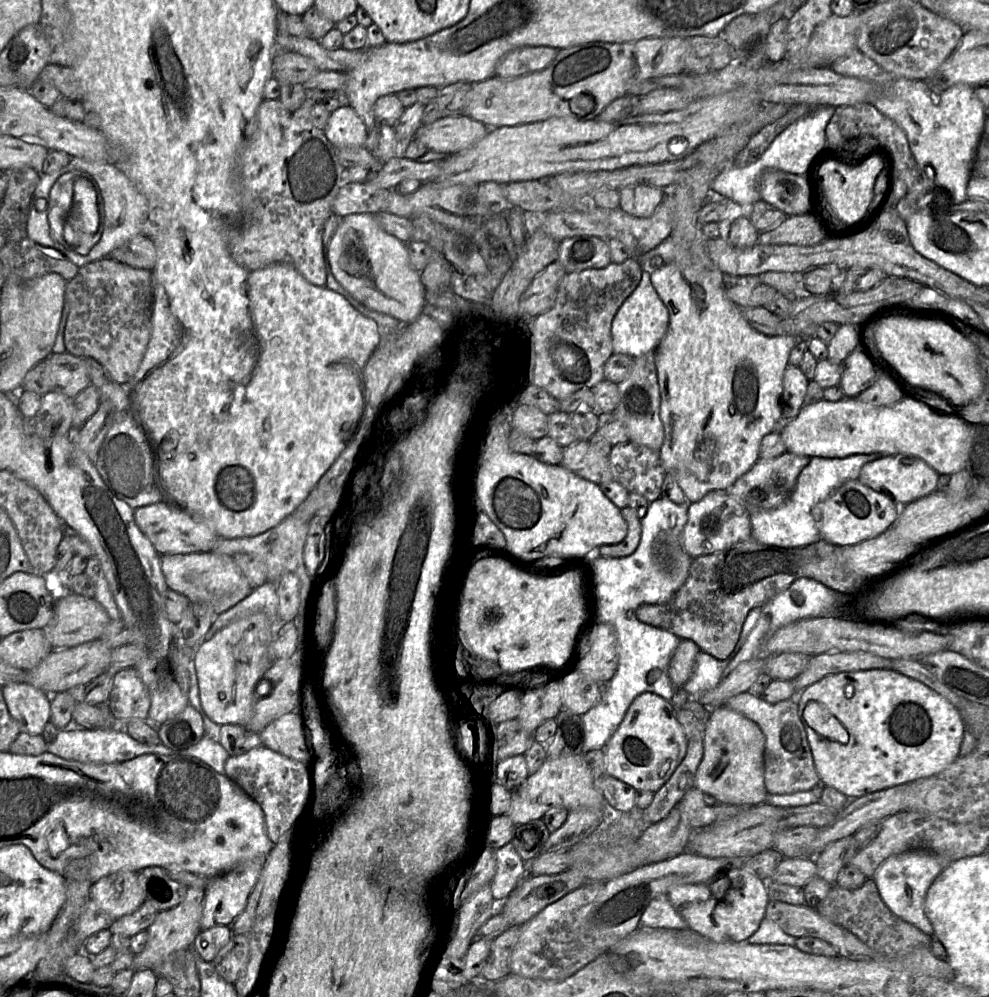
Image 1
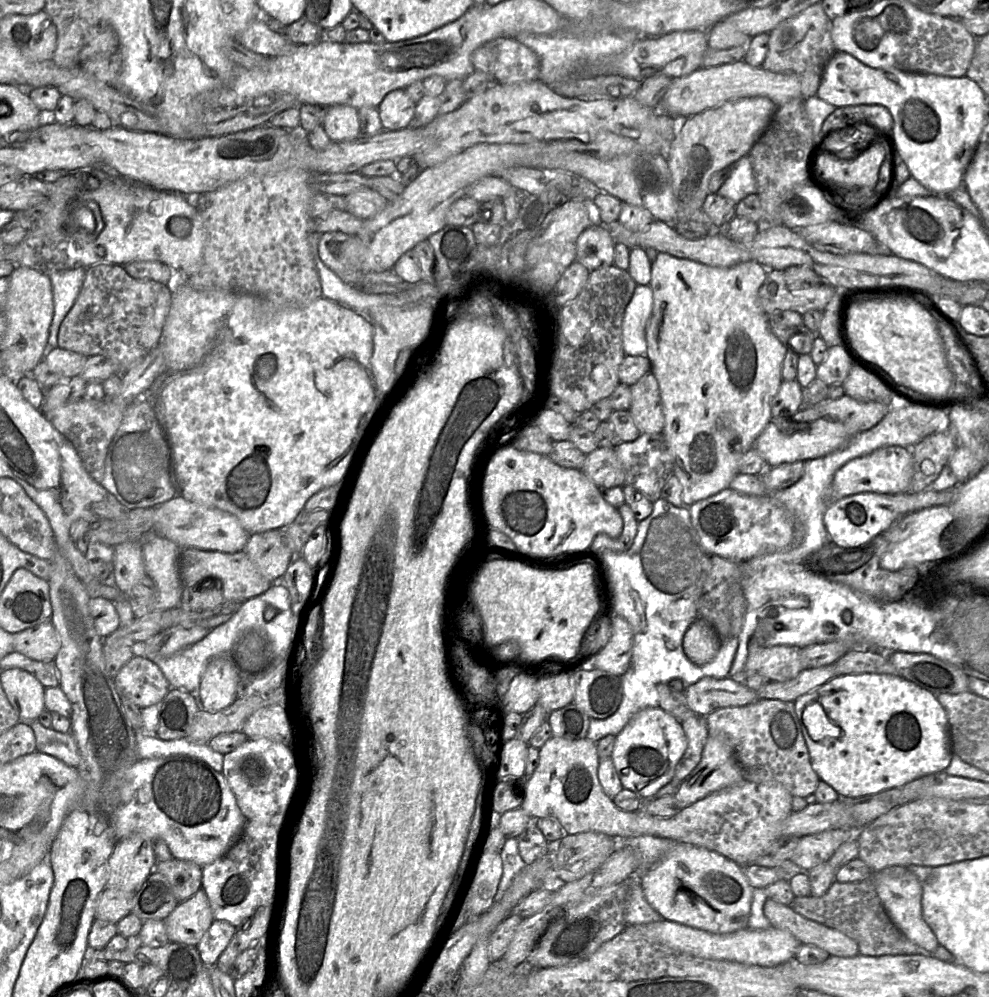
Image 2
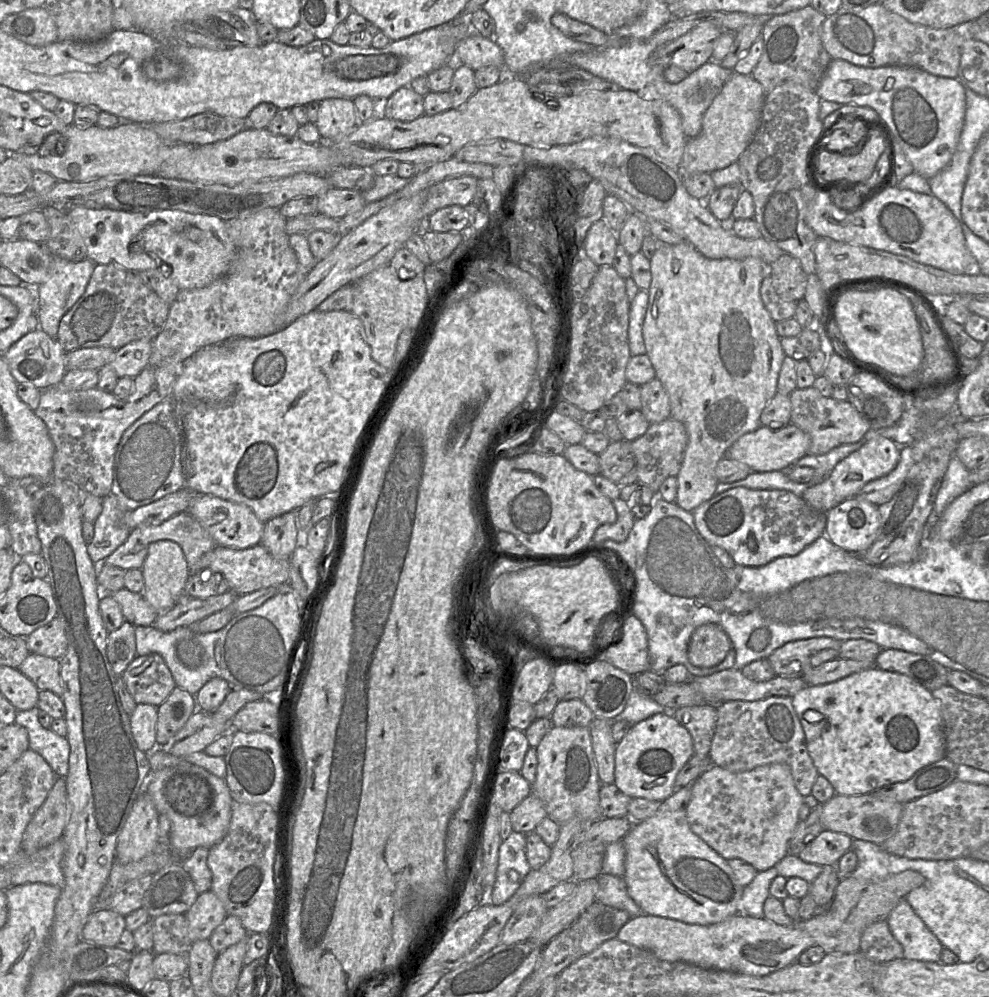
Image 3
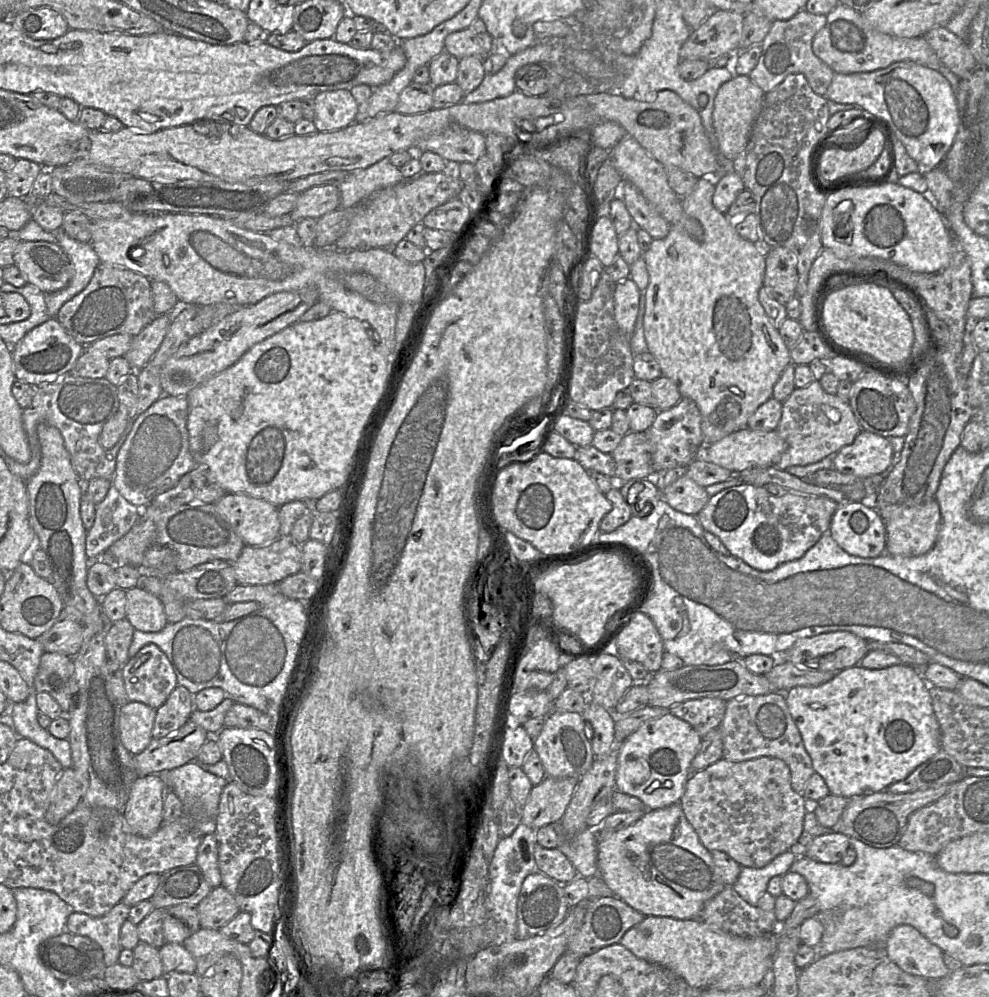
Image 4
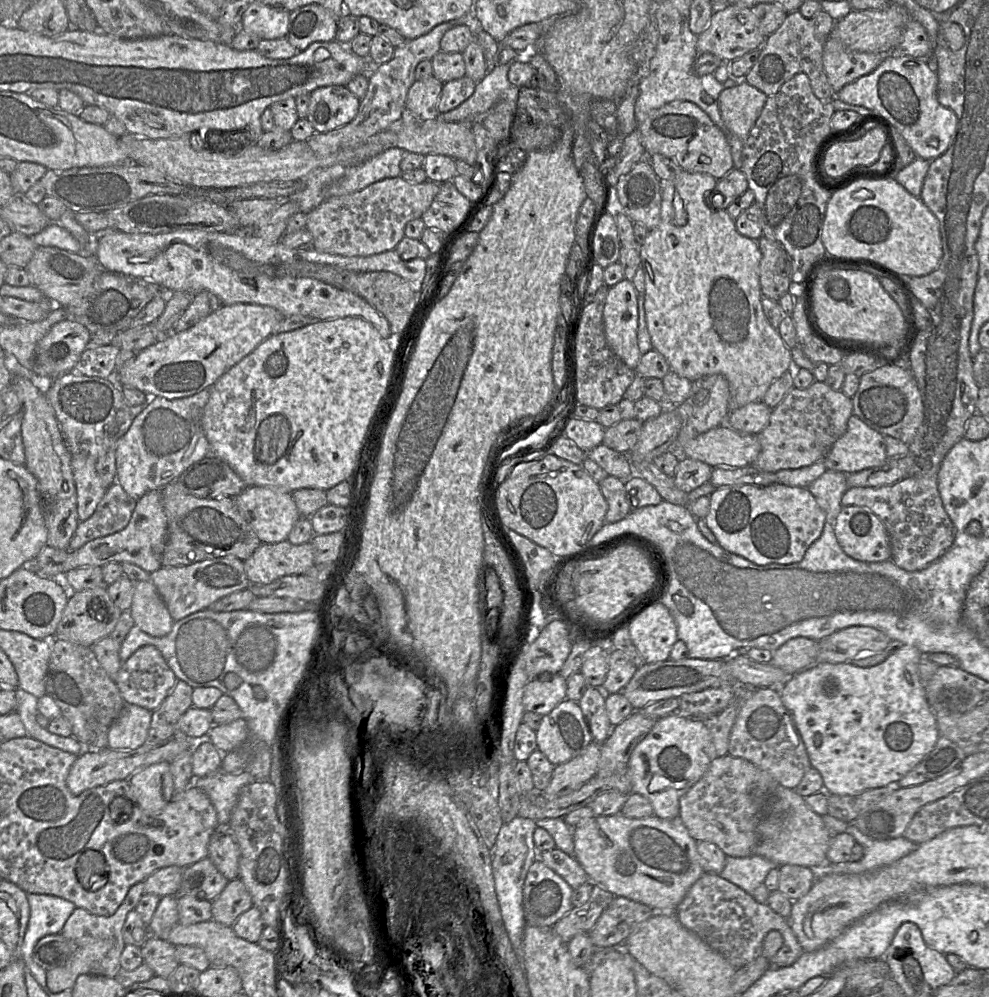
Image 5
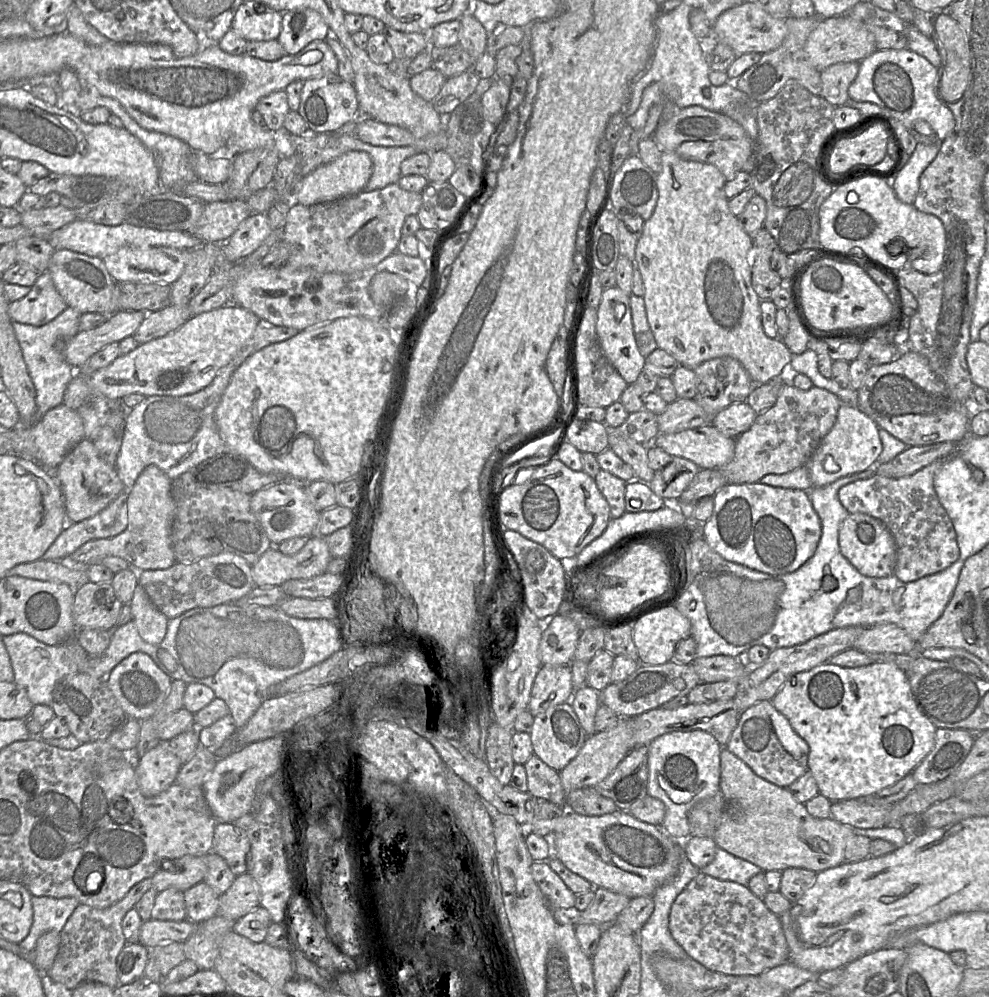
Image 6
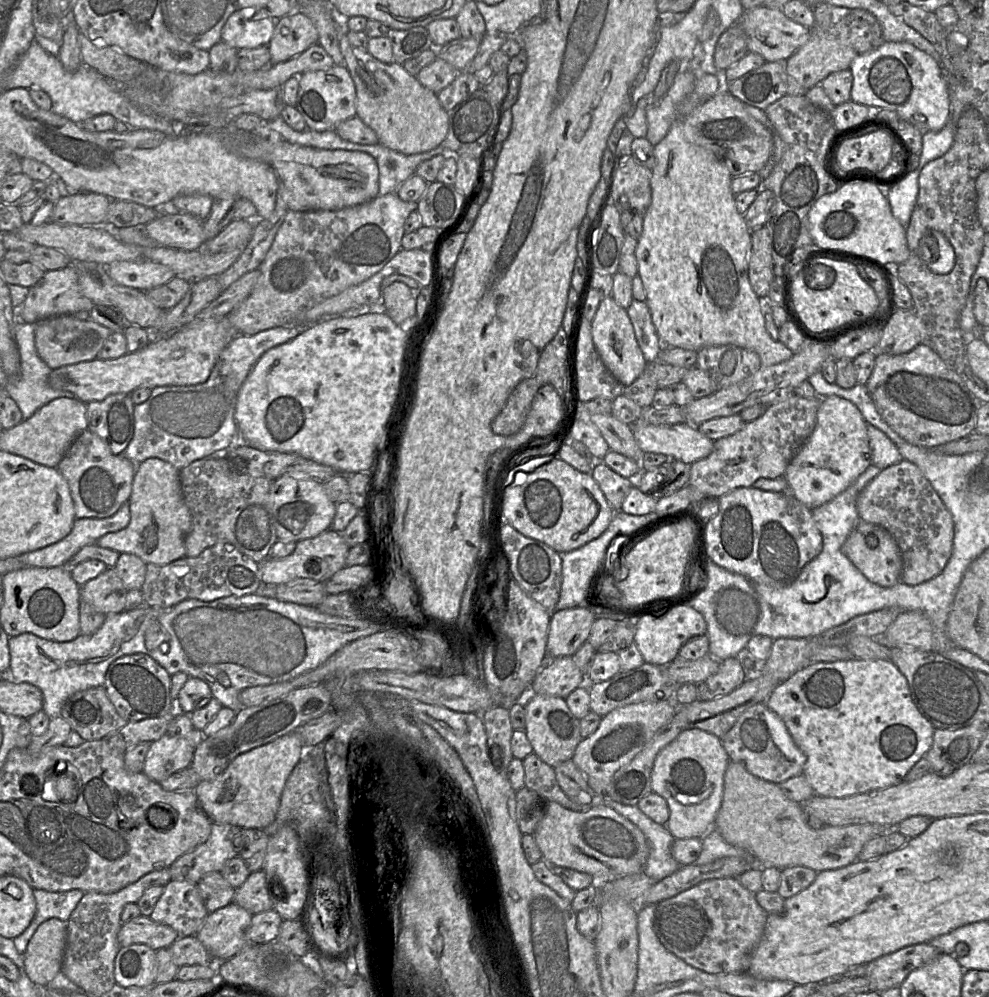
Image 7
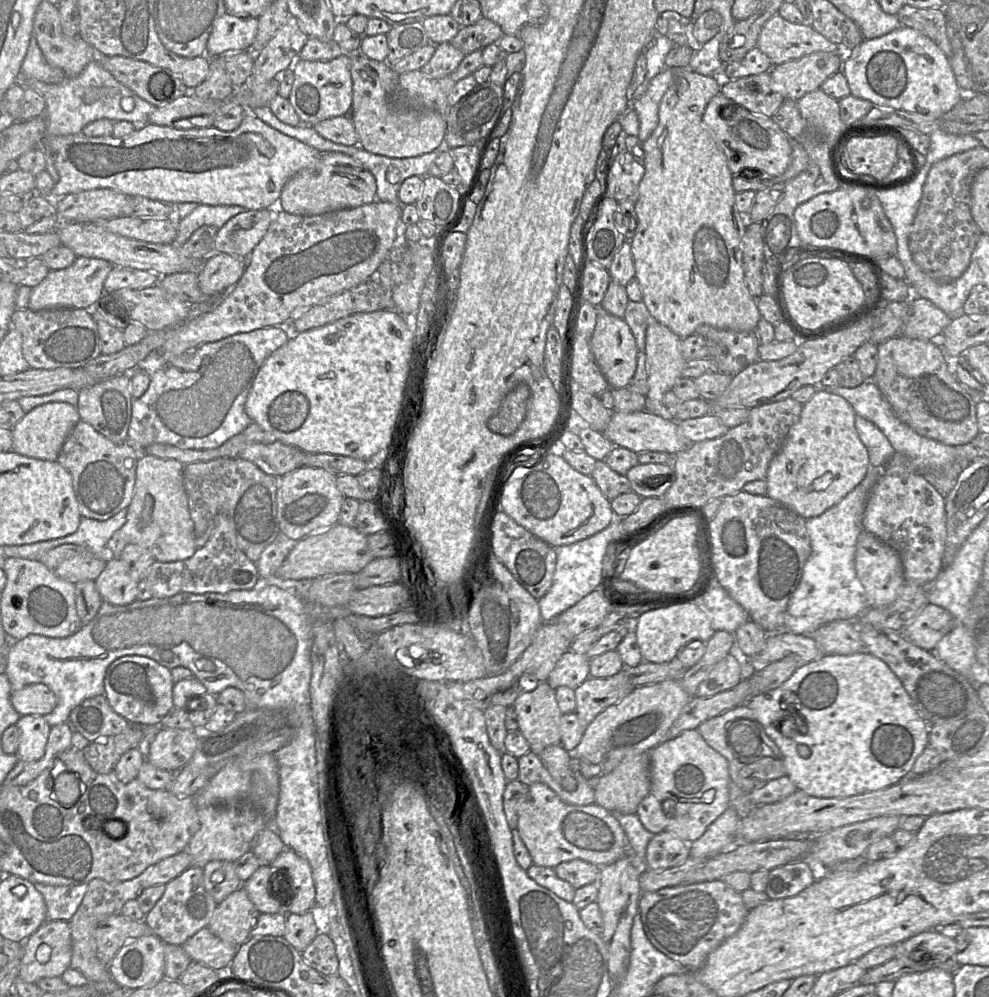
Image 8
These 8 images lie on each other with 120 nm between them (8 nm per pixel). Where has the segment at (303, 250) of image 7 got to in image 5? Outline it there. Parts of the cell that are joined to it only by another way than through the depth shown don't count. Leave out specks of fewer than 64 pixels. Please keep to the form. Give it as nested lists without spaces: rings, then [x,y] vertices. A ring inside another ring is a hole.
[[[400,176],[373,183],[365,189],[330,197],[306,214],[306,226],[313,238],[313,249],[340,256],[370,256],[394,250],[404,237],[406,224],[419,219],[430,207],[440,184],[426,180],[412,184]]]

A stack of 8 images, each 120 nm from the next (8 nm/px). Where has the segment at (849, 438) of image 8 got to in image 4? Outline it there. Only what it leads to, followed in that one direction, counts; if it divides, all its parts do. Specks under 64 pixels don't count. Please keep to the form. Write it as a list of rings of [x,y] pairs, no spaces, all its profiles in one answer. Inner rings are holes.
[[[861,430],[851,444],[837,452],[833,468],[843,474],[867,478],[885,475],[895,459],[887,437]]]

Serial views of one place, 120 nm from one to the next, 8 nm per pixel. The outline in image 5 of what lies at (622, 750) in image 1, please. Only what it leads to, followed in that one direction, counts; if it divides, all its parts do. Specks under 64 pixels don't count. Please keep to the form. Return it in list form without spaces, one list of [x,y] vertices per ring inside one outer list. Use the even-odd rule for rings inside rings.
[[[678,713],[657,719],[651,731],[635,747],[627,763],[632,792],[641,794],[650,801],[656,817],[667,820],[678,817],[680,798],[704,775],[714,759],[710,747],[711,733],[709,724],[704,720],[687,718]]]

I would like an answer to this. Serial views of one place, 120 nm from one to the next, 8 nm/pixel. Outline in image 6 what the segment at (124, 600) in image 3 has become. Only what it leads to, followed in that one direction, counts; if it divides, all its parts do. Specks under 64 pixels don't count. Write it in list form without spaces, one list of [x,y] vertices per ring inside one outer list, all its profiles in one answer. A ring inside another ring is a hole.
[[[138,584],[130,601],[132,620],[141,638],[152,645],[162,642],[169,619],[149,599],[144,588]]]

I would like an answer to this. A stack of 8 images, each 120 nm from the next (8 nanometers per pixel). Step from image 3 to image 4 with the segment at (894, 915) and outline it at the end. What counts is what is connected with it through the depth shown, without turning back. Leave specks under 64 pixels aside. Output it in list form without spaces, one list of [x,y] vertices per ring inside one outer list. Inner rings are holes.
[[[908,924],[898,925],[891,931],[884,951],[904,972],[929,981],[939,980],[950,972],[943,951]]]

